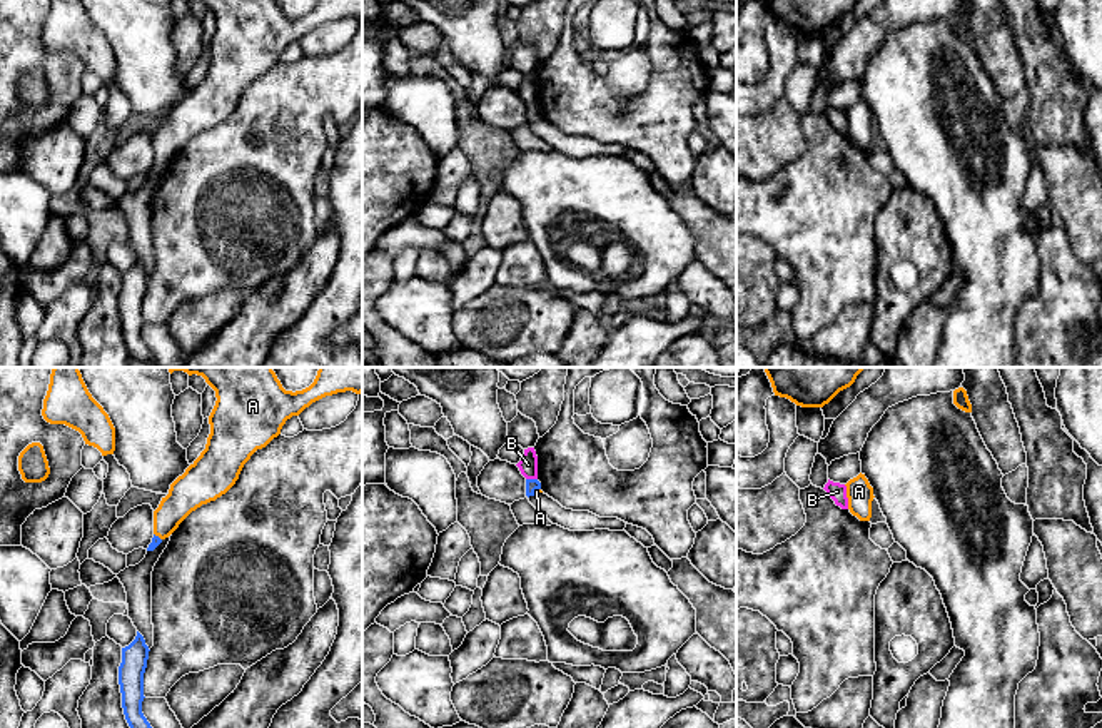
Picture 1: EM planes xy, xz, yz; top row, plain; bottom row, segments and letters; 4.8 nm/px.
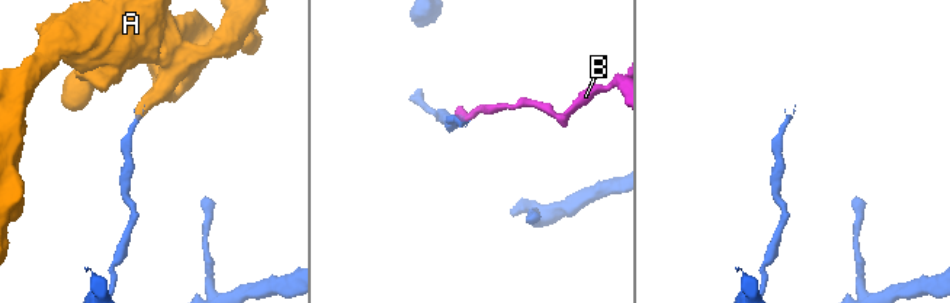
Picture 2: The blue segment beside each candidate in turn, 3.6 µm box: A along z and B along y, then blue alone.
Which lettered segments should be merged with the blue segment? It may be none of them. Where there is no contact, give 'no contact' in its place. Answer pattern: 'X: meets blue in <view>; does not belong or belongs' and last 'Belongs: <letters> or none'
A: meets blue in xz; does not belong
B: meets blue in xz; does not belong
Belongs: none

